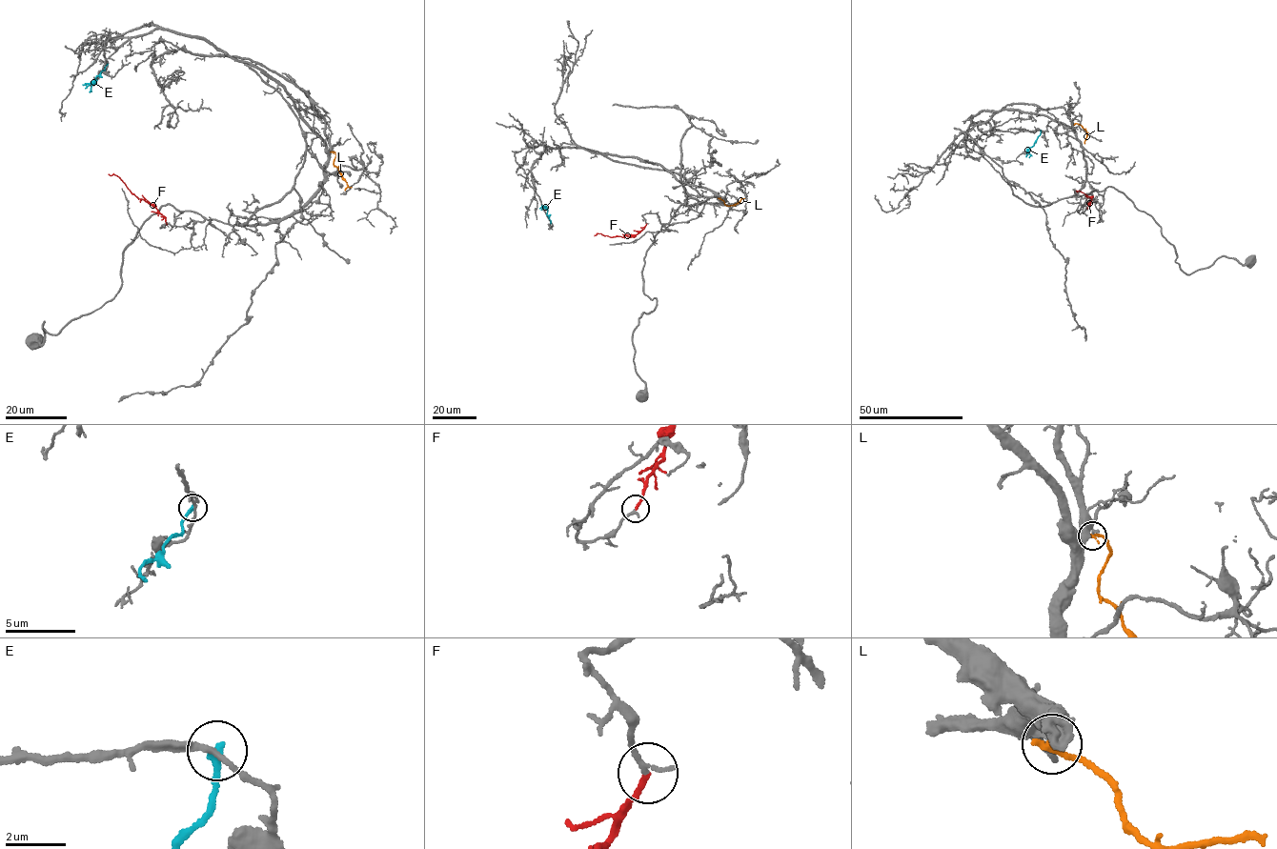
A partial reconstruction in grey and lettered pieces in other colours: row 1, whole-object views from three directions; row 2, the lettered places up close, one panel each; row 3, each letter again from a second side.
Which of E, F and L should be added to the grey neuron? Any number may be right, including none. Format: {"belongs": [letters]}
{"belongs": ["F"]}

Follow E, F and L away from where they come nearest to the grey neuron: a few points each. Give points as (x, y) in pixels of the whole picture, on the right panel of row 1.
E: (1041, 131), (1027, 154)
F: (1087, 208), (1091, 196), (1077, 192)
L: (1074, 124), (1084, 129), (1084, 144)

